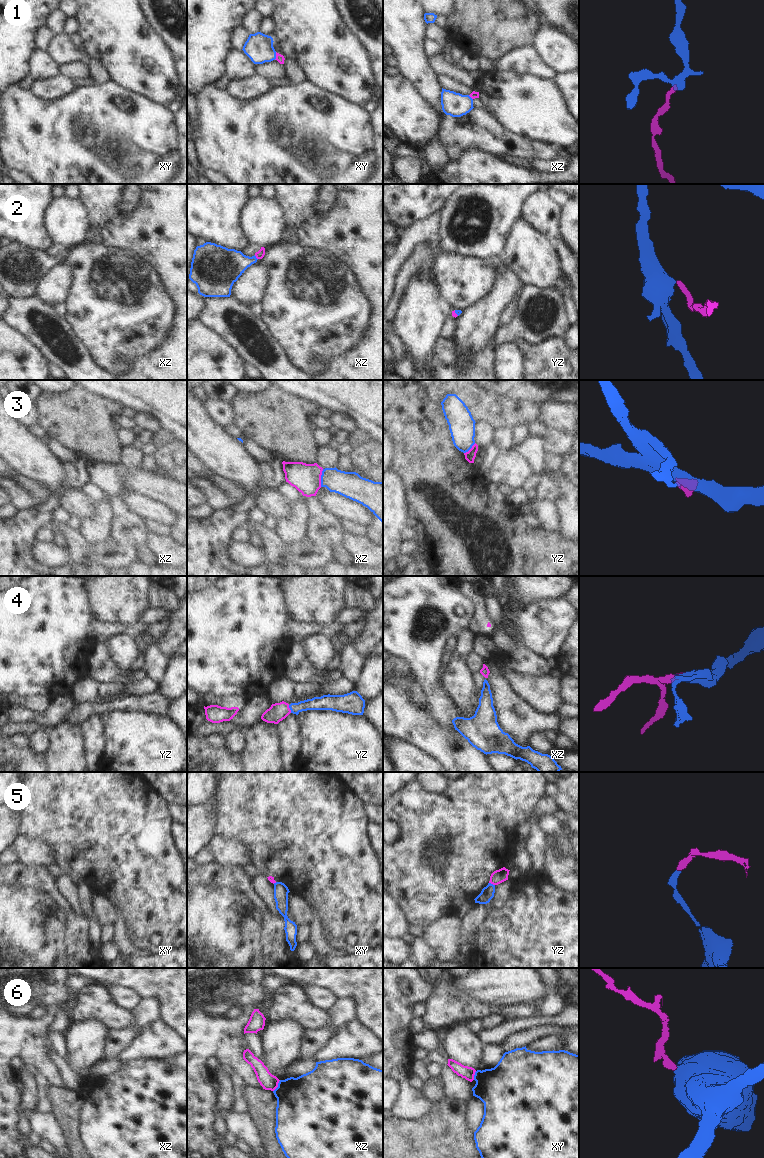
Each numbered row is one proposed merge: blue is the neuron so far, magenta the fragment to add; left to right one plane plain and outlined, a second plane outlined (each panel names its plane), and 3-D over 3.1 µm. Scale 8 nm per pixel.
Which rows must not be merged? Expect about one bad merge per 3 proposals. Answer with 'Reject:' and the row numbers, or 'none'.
Reject: 3, 5, 6

